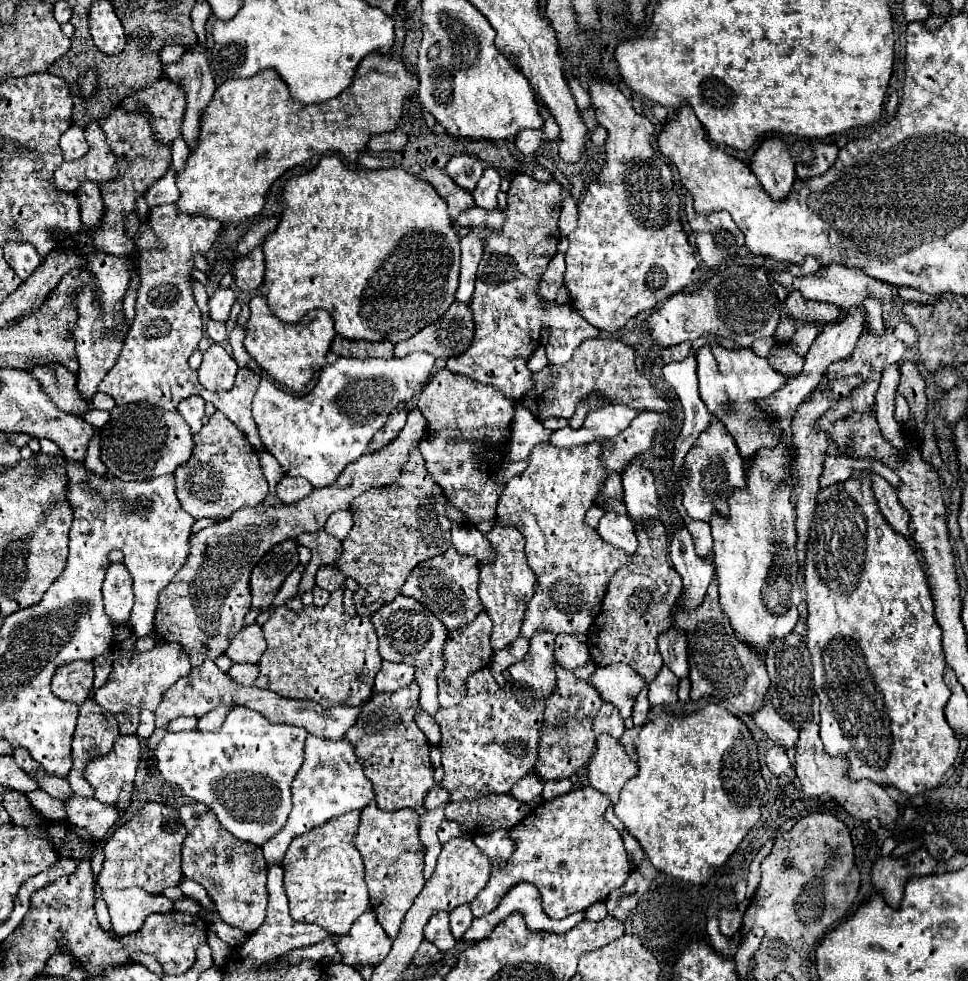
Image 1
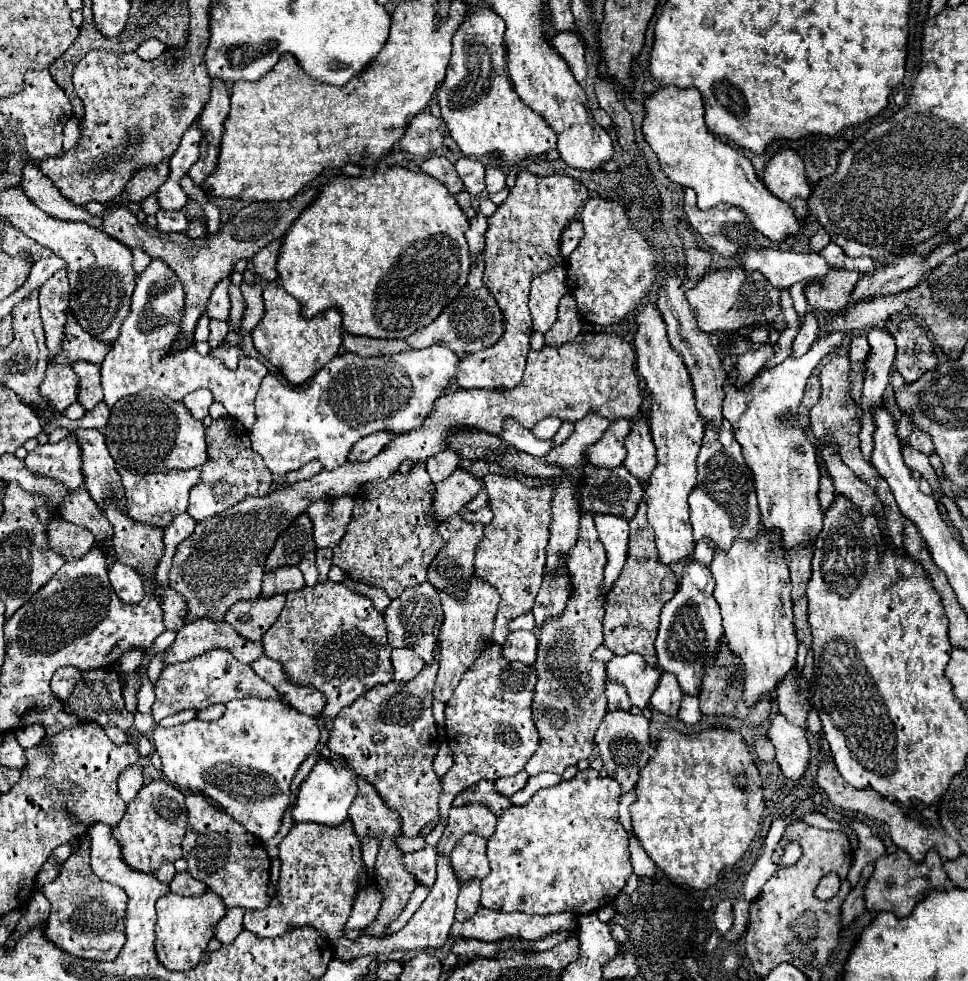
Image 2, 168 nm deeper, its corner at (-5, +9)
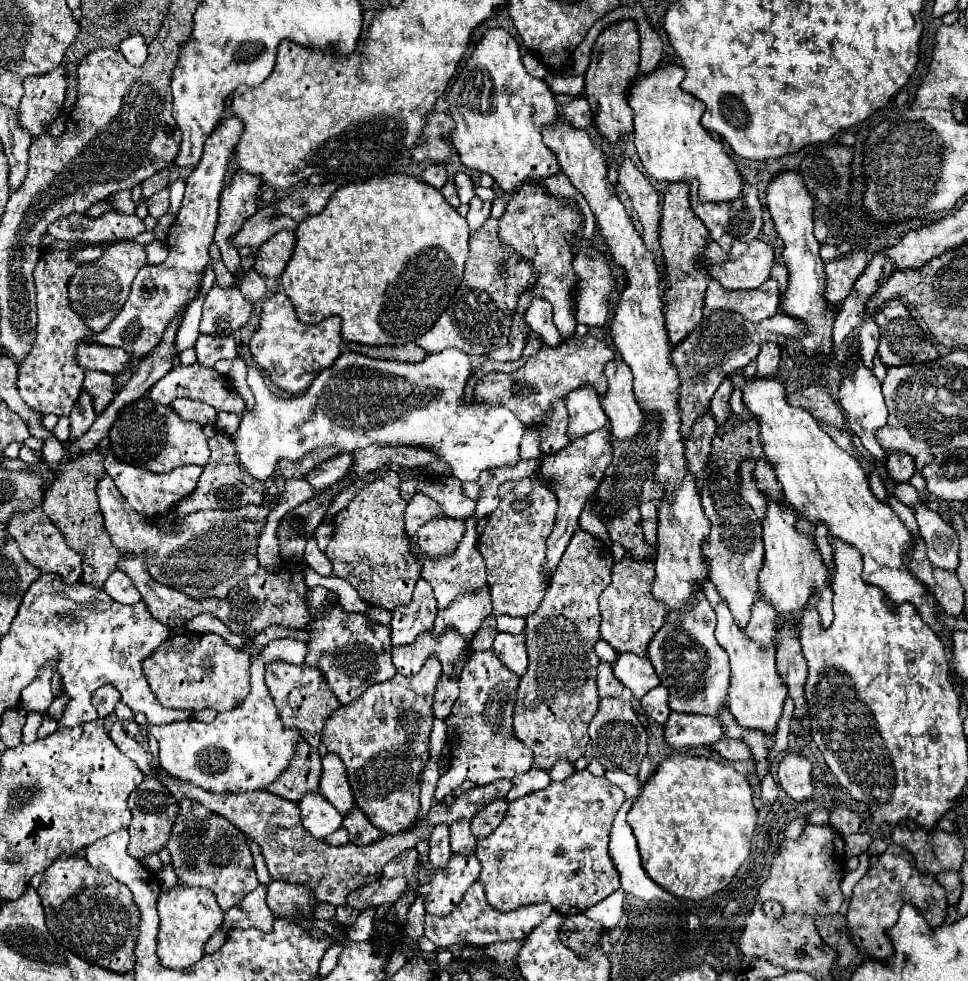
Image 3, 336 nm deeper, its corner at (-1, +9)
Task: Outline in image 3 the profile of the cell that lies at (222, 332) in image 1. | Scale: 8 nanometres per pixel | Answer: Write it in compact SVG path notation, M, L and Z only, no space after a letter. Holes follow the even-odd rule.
M200 334L196 342L196 354L198 362L202 366L214 366L222 358L236 358L236 342L232 336L210 336Z

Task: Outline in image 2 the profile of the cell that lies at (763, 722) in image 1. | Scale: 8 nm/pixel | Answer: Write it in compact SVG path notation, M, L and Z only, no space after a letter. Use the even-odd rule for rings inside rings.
M782 714L772 718L768 738L776 748L776 762L786 778L800 780L810 764L810 744L806 730L790 724Z

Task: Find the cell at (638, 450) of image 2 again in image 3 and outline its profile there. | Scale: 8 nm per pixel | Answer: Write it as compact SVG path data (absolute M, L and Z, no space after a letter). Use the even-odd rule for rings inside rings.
M622 358L606 364L608 392L602 398L602 408L610 418L614 440L632 440L646 426L646 416L638 408L632 390L632 372Z

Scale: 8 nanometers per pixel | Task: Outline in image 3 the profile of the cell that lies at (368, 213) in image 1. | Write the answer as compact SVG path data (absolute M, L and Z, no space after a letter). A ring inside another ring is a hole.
M402 172L336 190L326 210L308 216L294 234L296 244L282 272L282 286L298 318L306 324L318 324L338 314L342 318L342 338L370 346L406 344L426 334L460 286L468 258L466 220L444 202L440 190Z

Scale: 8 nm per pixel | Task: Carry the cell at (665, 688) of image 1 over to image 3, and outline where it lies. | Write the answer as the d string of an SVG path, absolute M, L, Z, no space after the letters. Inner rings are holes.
M658 686L658 688L652 688L652 690L640 700L644 712L646 712L654 722L658 722L658 724L664 724L664 722L668 720L668 714L670 714L668 696L670 696L670 694L666 692L666 688Z

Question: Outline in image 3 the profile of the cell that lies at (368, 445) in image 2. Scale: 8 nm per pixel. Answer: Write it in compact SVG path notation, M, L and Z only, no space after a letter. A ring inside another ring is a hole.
M352 452L346 454L338 454L330 460L326 460L324 464L320 464L318 468L314 468L306 480L316 488L316 490L324 490L332 484L336 484L338 480L342 480L348 472L350 472L350 464L354 464Z

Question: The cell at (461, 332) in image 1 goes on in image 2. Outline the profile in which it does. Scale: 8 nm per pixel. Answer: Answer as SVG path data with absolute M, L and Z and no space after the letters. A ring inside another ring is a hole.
M484 252L478 254L478 262L470 268L466 286L458 292L458 296L452 300L452 304L448 304L430 326L408 336L406 338L408 346L410 348L428 348L428 346L440 344L440 346L446 346L452 352L456 352L460 358L480 352L488 346L494 346L504 334L504 314L494 296L492 296L492 304L490 304L492 292L484 286L482 274L484 274Z

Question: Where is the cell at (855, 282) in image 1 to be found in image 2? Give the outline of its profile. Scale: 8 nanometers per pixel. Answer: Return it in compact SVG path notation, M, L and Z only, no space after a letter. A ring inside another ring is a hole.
M750 248L740 256L740 266L744 272L760 272L780 290L790 288L794 282L822 280L822 276L832 270L816 252L798 254L778 248Z

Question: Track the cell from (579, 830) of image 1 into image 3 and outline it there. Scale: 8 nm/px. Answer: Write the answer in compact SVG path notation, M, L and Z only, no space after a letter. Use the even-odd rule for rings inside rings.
M590 770L574 772L564 782L552 782L544 790L510 802L500 826L484 840L478 840L476 848L476 858L482 864L478 880L484 884L488 904L498 912L512 912L520 906L550 902L558 914L568 916L586 912L586 908L616 892L620 888L620 876L614 862L610 860L606 844L610 840L610 828L622 802L624 792L608 778L598 778Z

